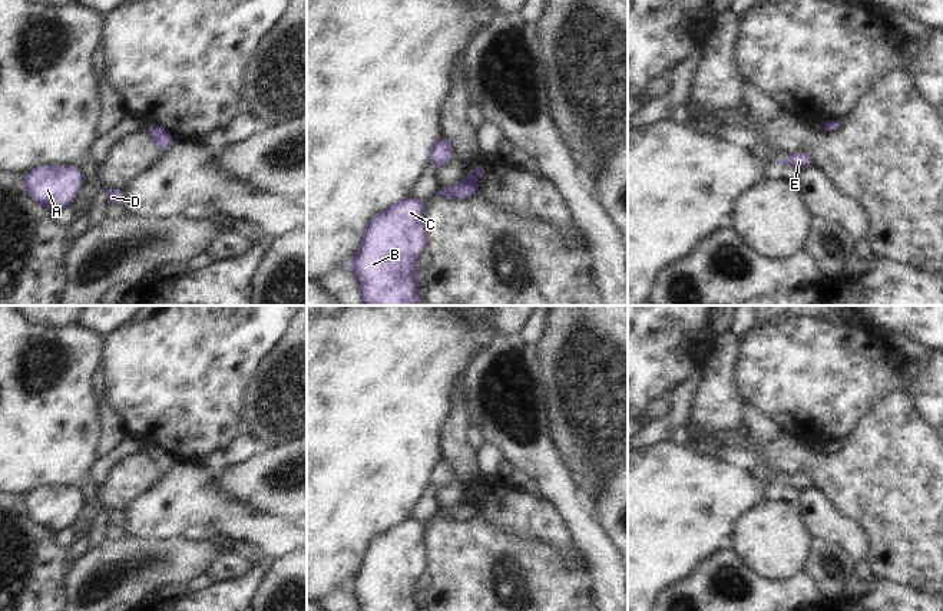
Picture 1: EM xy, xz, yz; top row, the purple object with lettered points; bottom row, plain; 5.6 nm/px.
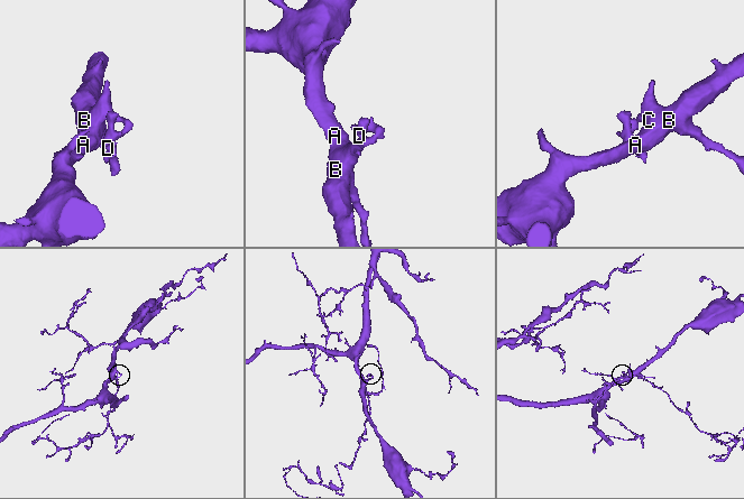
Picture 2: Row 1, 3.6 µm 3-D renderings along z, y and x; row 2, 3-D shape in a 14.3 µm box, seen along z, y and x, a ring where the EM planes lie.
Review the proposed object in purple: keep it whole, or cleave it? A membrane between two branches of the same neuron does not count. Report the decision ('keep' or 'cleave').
cleave

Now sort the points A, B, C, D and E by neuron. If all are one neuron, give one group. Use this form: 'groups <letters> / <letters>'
groups A B C / D E

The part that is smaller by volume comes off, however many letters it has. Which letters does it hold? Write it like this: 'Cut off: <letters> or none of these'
Cut off: D, E

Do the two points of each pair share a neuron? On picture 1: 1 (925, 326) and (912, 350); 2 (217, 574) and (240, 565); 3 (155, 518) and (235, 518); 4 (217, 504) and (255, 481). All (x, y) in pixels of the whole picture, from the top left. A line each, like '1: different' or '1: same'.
1: different
2: same
3: same
4: different

